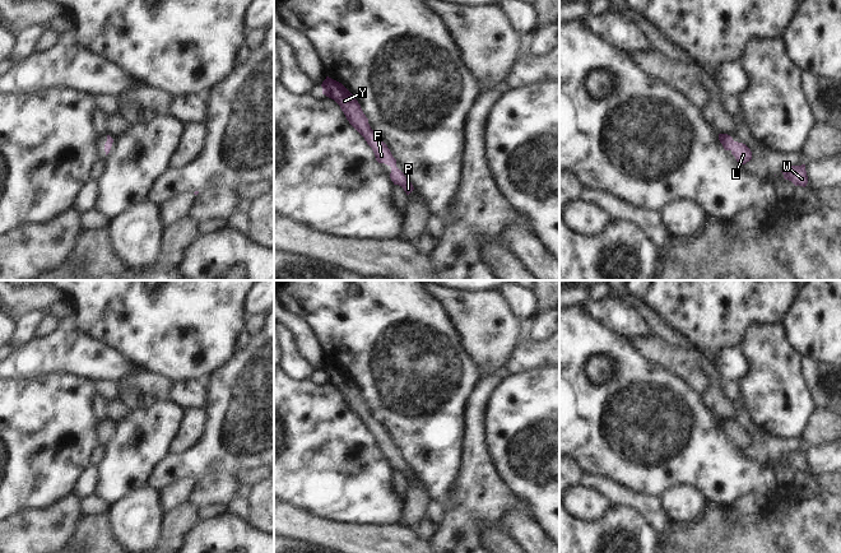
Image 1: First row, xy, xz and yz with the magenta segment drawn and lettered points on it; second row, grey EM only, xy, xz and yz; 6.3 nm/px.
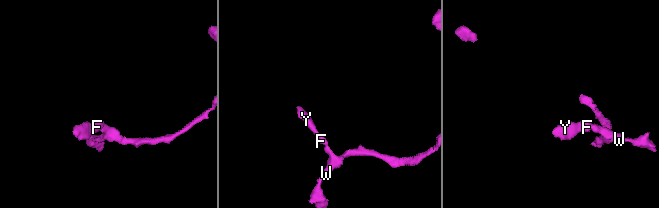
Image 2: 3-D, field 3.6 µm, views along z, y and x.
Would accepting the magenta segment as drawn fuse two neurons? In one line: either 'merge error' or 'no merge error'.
no merge error

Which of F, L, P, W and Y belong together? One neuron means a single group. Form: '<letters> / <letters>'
F L P W Y

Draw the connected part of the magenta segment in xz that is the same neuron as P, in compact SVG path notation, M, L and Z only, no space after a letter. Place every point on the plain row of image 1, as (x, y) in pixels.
M326 362L321 370L322 380L334 385L344 398L349 409L364 423L372 433L376 446L391 452L390 464L394 470L399 470L409 480L414 473L404 459L396 452L396 445L392 442L387 431L371 414L368 404L363 399L361 390L353 380L339 367Z

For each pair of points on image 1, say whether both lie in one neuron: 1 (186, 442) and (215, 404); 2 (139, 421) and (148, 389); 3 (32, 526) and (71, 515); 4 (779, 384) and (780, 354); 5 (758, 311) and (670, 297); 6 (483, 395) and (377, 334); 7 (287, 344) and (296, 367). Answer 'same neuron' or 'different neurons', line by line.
1: different neurons
2: different neurons
3: same neuron
4: same neuron
5: same neuron
6: different neurons
7: same neuron

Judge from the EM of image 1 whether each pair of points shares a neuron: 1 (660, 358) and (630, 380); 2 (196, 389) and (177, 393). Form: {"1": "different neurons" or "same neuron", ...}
{"1": "different neurons", "2": "same neuron"}

